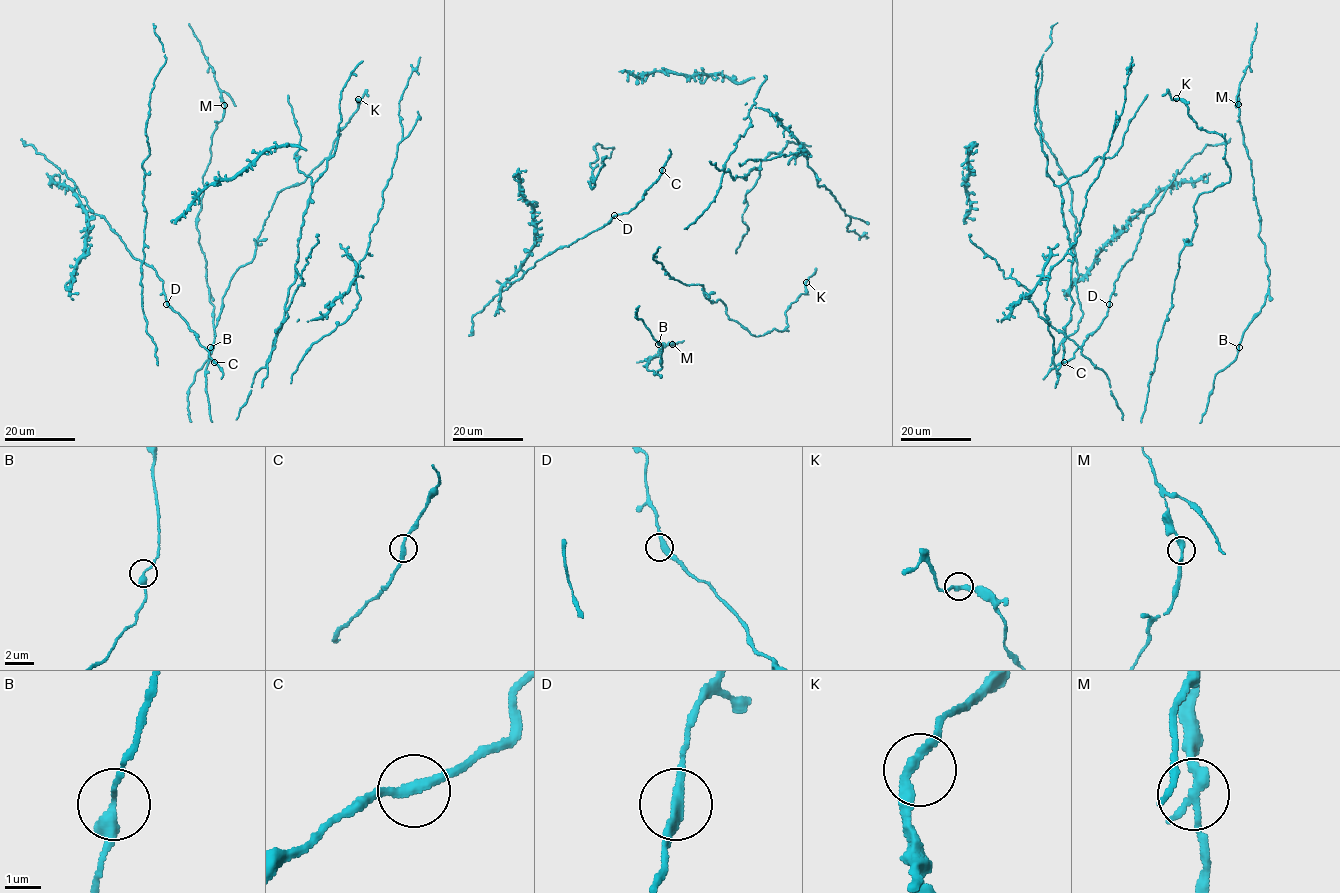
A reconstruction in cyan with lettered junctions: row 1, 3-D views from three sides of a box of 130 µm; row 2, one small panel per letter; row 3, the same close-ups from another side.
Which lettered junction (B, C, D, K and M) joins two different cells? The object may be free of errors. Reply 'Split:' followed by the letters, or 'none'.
Split: M

